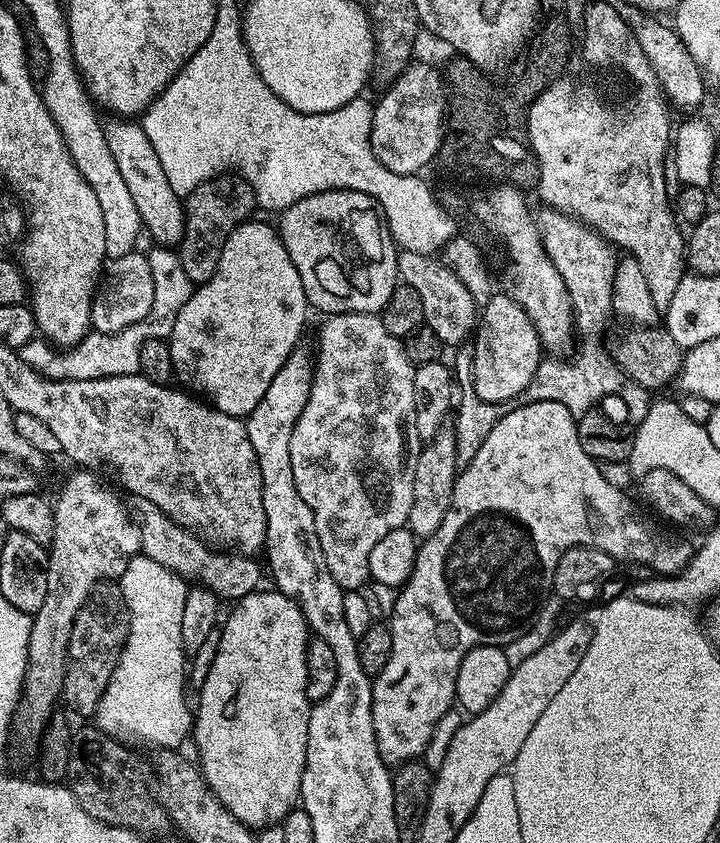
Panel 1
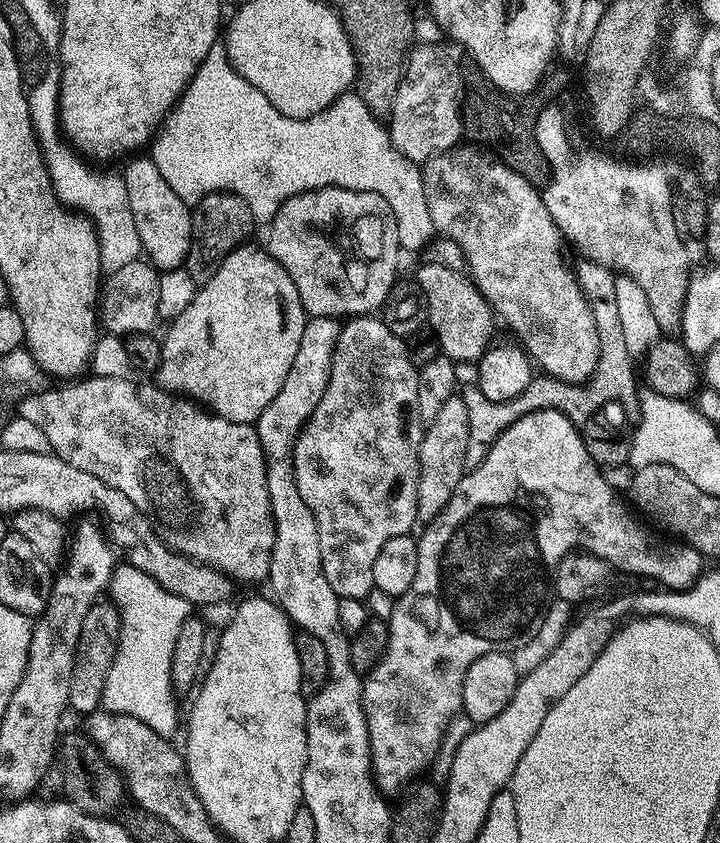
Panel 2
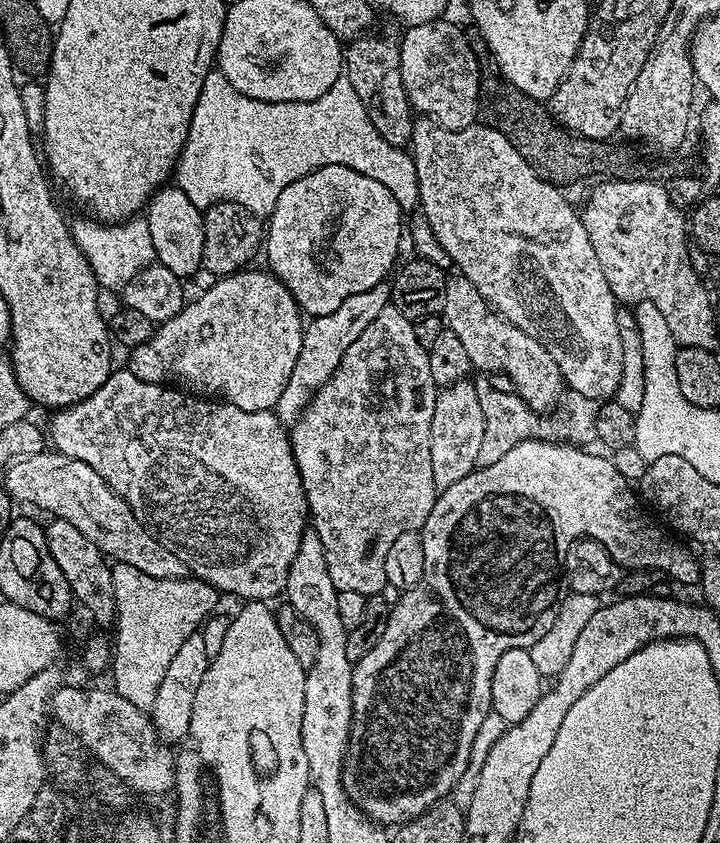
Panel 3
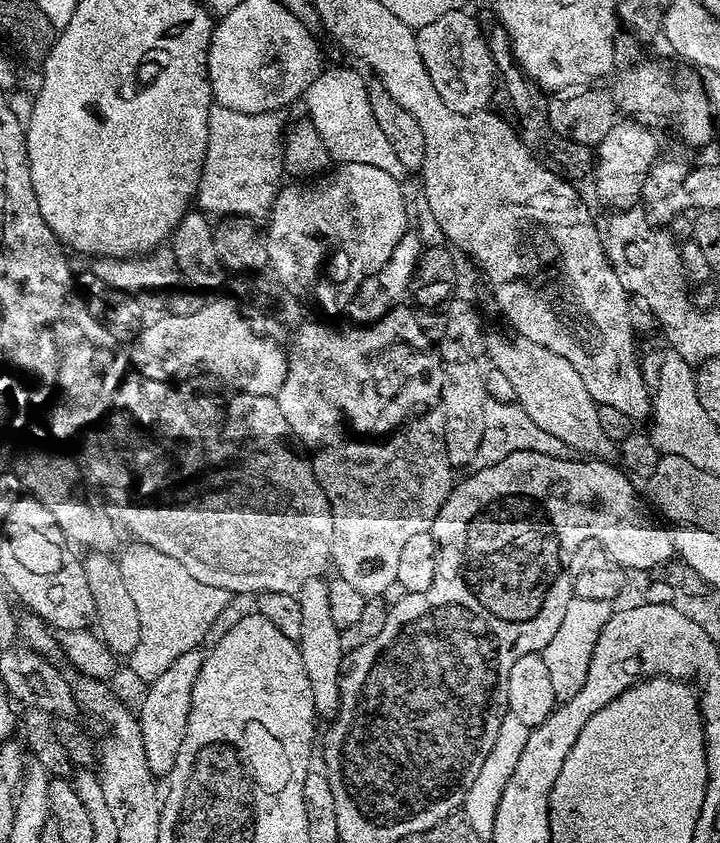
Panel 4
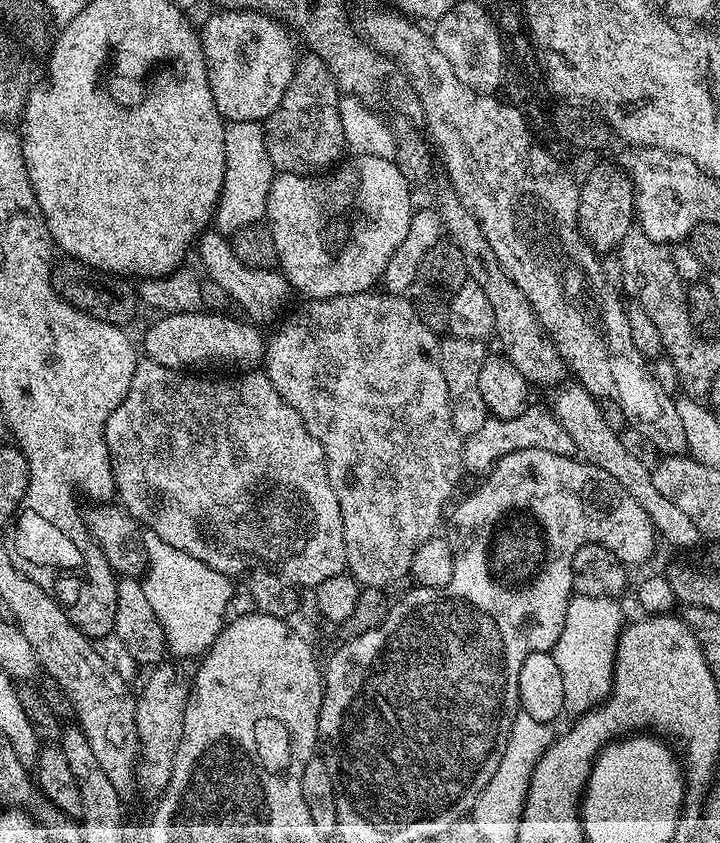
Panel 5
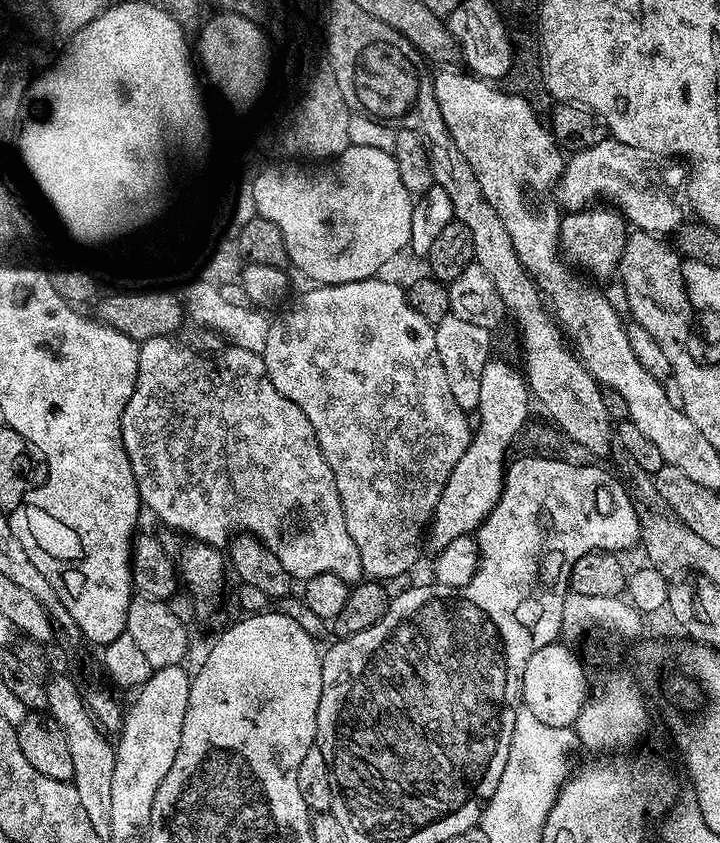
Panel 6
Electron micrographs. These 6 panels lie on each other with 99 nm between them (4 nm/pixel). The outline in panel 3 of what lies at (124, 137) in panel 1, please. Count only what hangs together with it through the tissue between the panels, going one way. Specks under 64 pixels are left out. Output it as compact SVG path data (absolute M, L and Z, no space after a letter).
M172 184L157 189L149 197L144 219L154 243L157 263L181 278L187 278L201 269L202 240L205 238L203 211L194 206L184 191Z

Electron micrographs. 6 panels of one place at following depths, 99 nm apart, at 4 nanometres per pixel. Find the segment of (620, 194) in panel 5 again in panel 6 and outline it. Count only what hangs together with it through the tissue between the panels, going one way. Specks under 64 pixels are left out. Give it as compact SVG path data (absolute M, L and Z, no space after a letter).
M589 206L572 210L560 221L560 250L581 273L589 277L597 276L592 277L597 281L608 280L611 276L613 279L620 267L622 250L628 241L629 231L628 221L615 207Z

